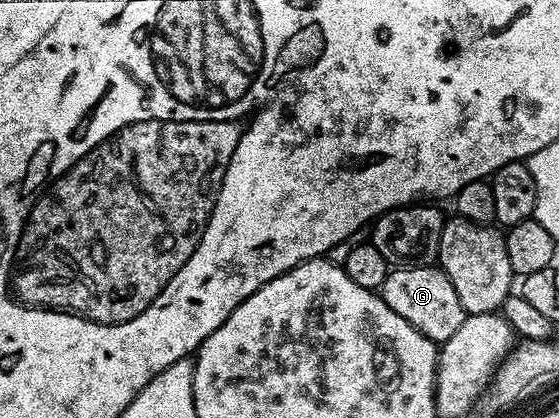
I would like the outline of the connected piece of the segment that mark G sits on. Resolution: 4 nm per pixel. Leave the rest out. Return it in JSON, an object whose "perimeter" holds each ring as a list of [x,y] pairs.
{"perimeter":[[[397,266],[390,271],[383,282],[379,294],[399,314],[399,318],[407,318],[415,330],[419,330],[427,338],[435,342],[444,342],[459,330],[466,318],[466,312],[459,302],[459,294],[455,294],[455,286],[447,278],[447,274],[437,266]]]}

